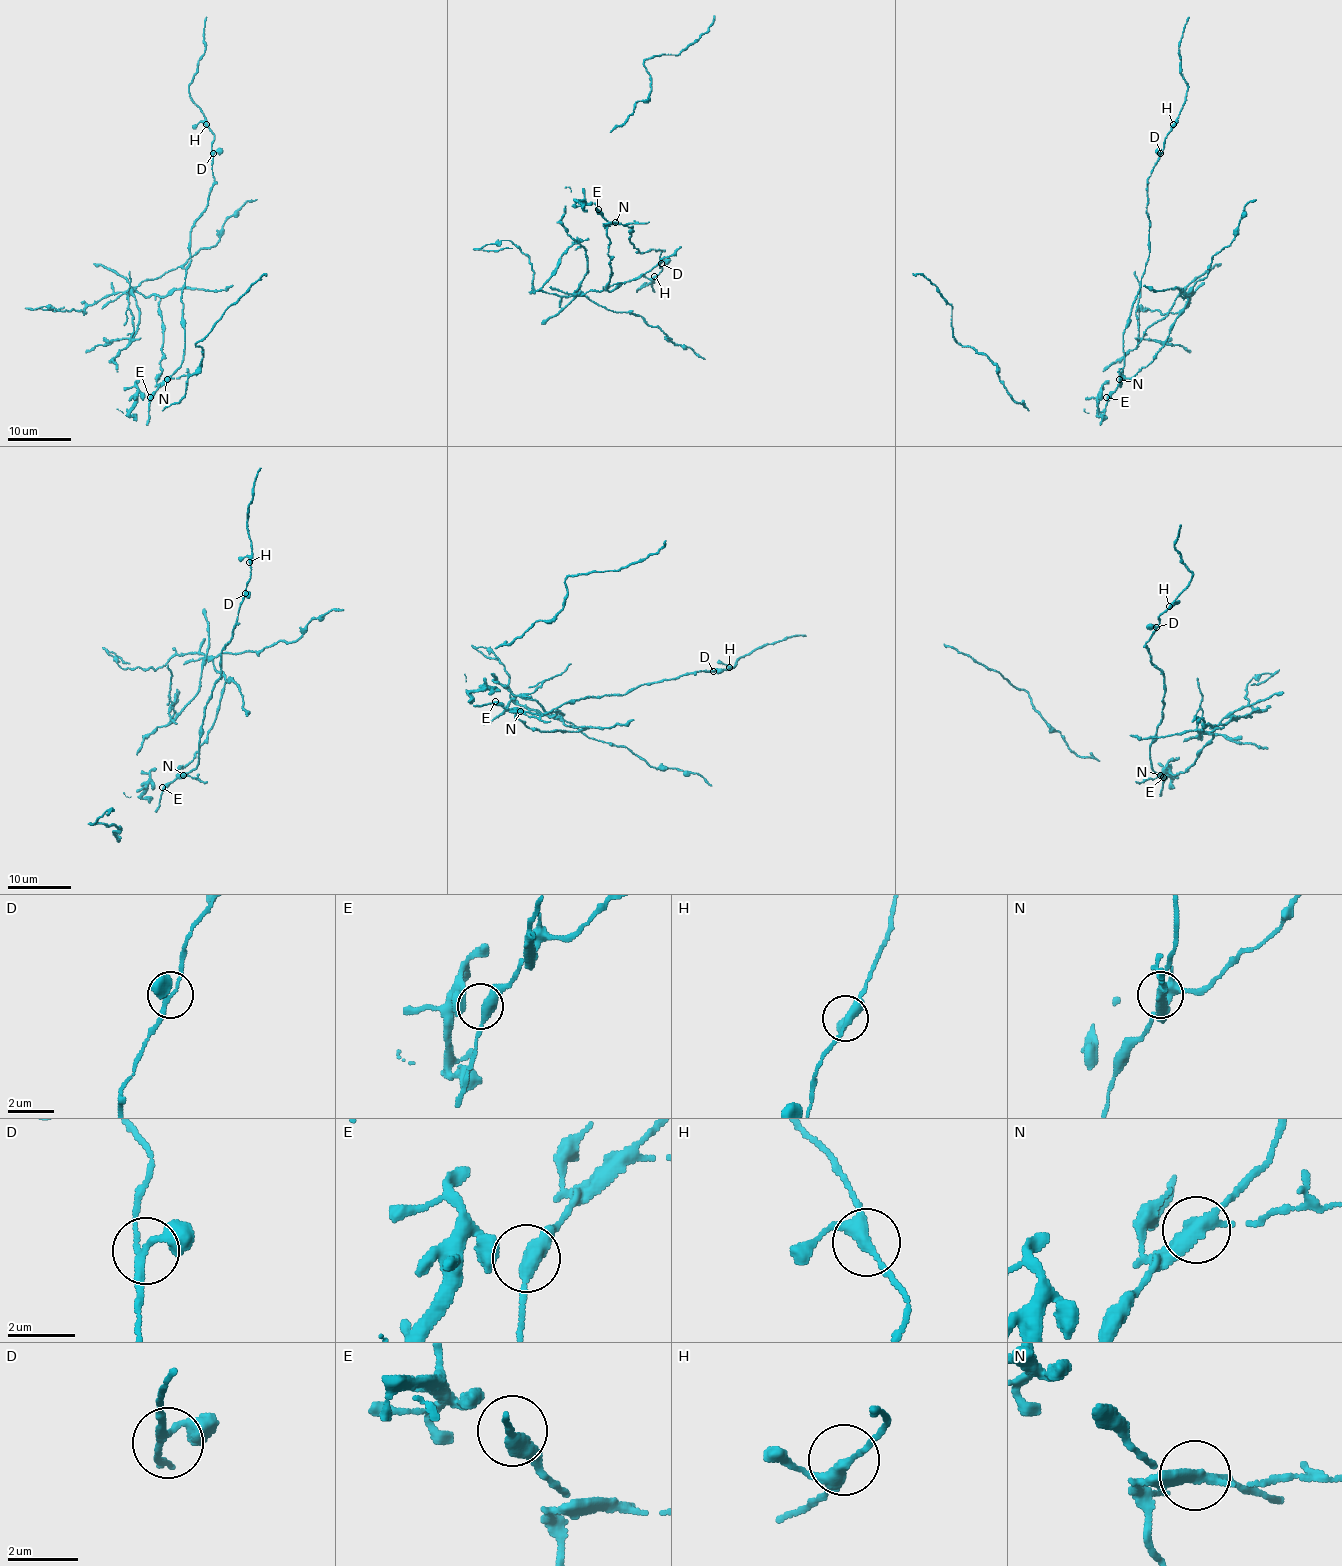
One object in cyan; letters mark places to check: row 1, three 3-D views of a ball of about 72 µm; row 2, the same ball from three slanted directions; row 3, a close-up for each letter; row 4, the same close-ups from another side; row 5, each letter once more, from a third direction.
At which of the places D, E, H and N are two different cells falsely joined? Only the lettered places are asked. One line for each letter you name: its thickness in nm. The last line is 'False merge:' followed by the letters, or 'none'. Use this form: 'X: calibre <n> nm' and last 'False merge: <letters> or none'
N: calibre 380 nm
False merge: N

